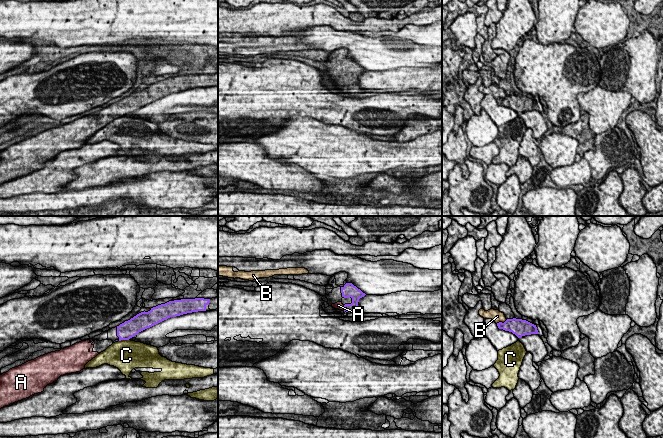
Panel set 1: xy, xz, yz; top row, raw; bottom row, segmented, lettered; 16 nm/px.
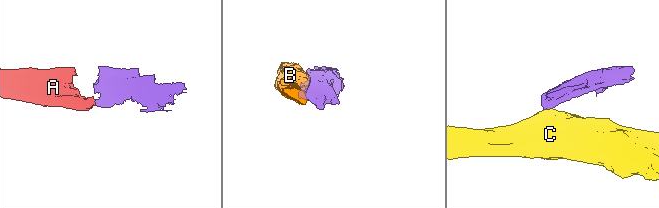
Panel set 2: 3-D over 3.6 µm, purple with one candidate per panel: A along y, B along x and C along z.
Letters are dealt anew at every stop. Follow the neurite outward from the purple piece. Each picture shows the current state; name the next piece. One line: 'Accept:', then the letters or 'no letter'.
Accept: A

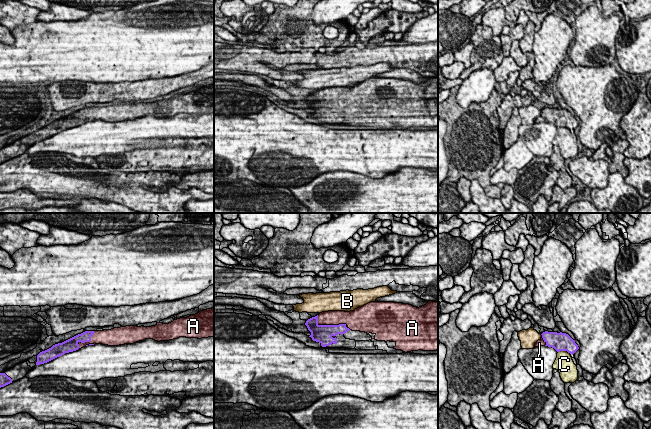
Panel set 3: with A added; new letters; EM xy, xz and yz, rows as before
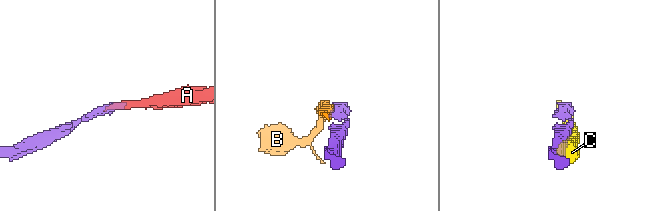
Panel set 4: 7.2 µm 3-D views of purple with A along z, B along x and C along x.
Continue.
Accept: A

